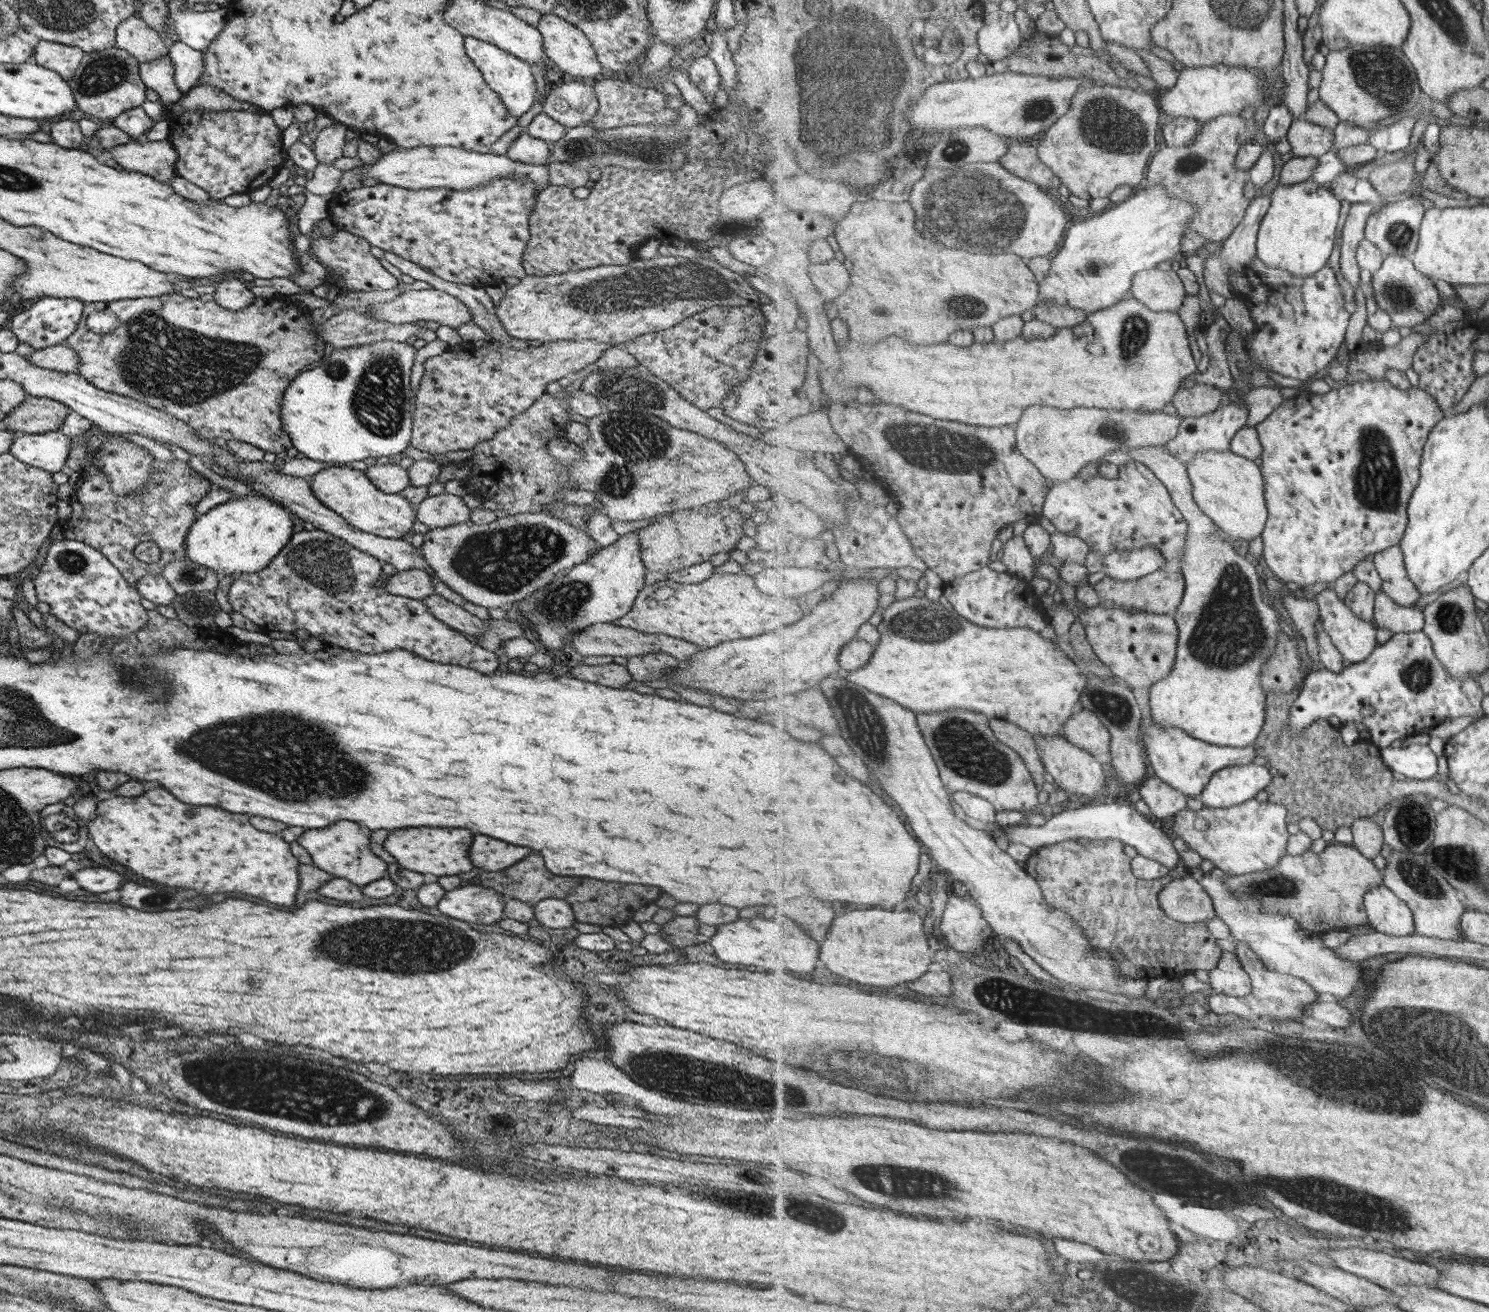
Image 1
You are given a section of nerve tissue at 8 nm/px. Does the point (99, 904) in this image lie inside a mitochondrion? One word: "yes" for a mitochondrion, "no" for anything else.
no

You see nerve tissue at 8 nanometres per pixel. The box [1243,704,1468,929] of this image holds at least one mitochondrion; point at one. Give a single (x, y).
(1412, 822)

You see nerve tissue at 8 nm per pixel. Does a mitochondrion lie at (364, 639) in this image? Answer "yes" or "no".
no

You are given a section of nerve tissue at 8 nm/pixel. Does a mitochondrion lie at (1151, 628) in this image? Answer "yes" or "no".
yes

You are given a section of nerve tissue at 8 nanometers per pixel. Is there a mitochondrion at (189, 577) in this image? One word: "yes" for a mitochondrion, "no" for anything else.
yes

